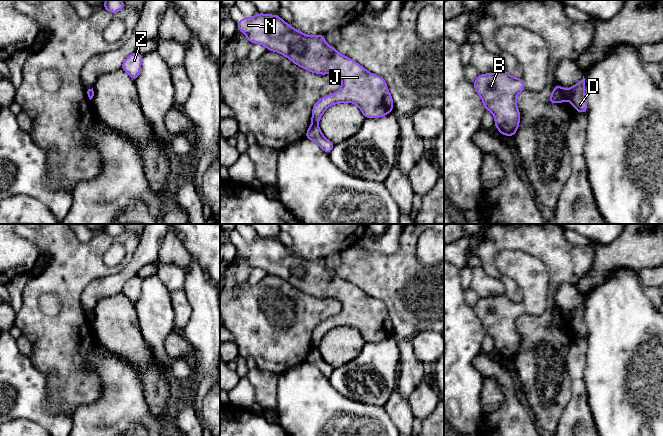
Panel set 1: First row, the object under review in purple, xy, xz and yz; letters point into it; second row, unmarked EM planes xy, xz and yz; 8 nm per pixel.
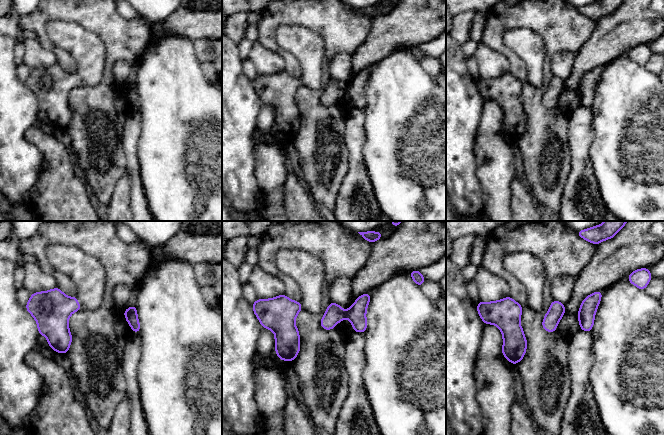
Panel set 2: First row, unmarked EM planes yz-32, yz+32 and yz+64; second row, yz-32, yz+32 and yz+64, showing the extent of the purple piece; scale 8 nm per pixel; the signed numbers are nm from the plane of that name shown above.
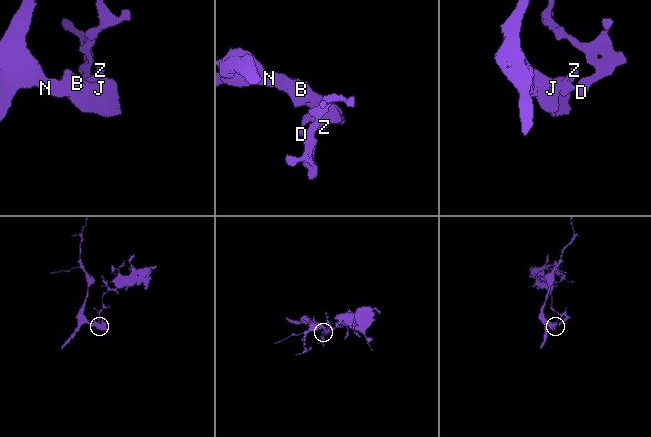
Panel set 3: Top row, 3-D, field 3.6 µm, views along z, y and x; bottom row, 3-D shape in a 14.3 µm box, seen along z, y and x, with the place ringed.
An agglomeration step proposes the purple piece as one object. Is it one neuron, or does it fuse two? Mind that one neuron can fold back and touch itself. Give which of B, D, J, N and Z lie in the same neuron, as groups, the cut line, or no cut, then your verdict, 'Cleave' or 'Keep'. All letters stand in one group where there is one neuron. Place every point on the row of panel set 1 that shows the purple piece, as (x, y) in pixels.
Groups: B J N Z / D. Split along yz (565, 90), (568, 98). Cleave

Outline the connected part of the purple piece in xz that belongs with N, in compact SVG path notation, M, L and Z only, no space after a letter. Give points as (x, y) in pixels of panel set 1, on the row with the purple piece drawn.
M257 13L253 18L243 17L237 28L252 44L262 44L267 50L276 51L303 69L317 74L334 74L342 81L342 87L334 94L329 94L316 101L312 109L312 123L317 124L325 110L333 104L350 102L359 106L365 118L378 118L393 111L393 99L386 81L368 72L356 61L341 55L335 47L328 46L325 35L308 36L288 25L278 15Z

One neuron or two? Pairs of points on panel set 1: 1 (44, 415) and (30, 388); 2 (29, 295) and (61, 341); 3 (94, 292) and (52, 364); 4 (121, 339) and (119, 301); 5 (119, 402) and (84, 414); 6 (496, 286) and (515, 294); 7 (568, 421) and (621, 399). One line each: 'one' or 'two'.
1: one
2: one
3: two
4: one
5: one
6: two
7: two

